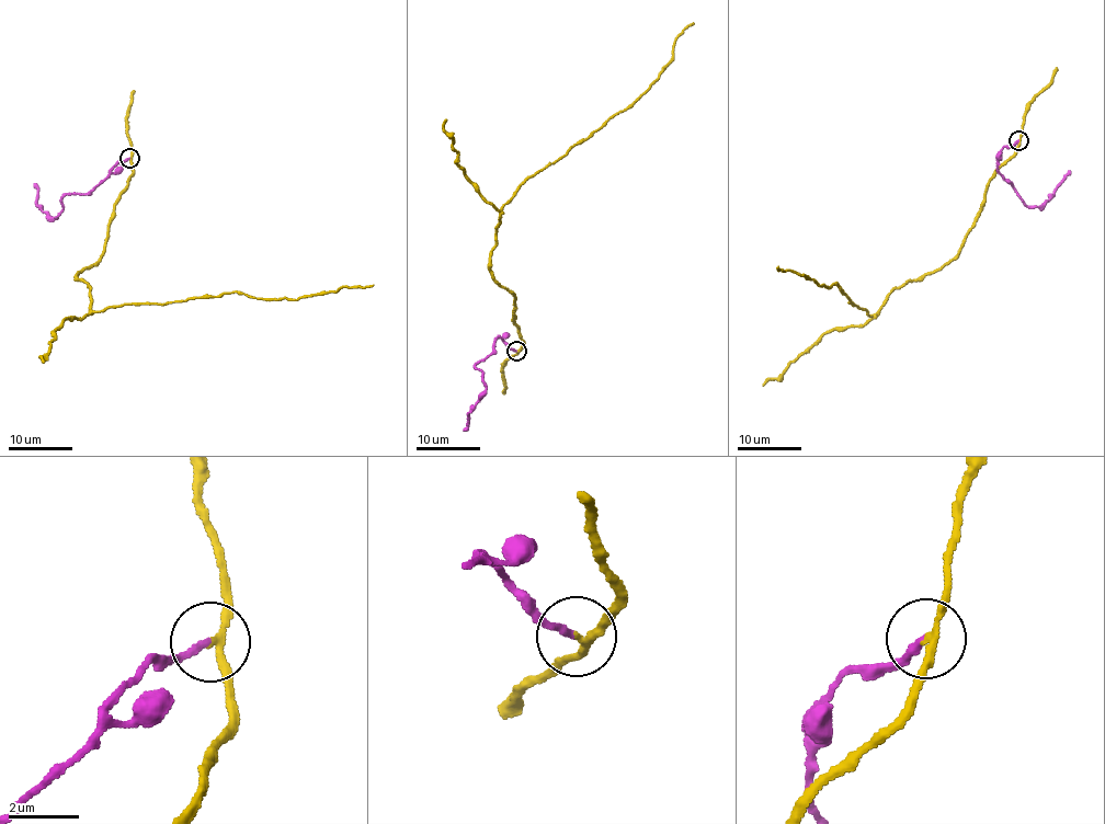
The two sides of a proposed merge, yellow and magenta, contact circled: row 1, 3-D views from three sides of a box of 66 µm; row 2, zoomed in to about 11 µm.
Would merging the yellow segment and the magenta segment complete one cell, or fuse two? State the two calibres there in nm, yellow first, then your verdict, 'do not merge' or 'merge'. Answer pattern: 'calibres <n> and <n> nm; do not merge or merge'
calibres 170 and 190 nm; do not merge

